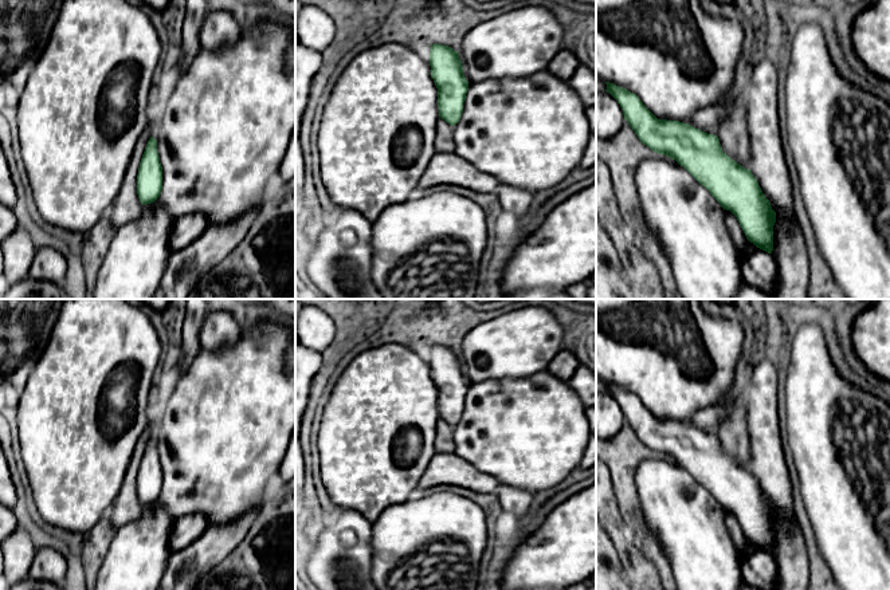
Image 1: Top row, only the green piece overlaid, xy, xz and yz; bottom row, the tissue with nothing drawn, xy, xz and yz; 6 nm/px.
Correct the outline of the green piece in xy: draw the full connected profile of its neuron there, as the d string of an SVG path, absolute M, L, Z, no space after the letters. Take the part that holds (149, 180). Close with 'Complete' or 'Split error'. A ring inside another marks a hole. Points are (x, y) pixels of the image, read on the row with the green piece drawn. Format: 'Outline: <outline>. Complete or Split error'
Outline: M150 137L142 154L137 174L137 194L142 205L154 202L162 190L162 166L157 141Z. Complete

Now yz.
Outline: M609 82L605 84L640 142L683 166L737 217L750 243L772 253L776 212L750 169L724 153L717 135L679 121L658 119L636 94Z. Complete

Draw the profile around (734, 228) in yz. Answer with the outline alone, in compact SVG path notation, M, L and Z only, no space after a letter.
M725 209L725 221L730 232L730 237L734 240L736 245L741 249L746 248L748 239L737 220L737 217Z

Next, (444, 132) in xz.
M439 118L436 123L436 137L435 137L436 152L454 153L454 126L447 123L444 119Z

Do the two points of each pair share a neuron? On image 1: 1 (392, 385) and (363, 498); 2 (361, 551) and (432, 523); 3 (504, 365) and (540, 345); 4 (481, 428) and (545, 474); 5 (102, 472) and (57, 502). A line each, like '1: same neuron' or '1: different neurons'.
1: same neuron
2: different neurons
3: same neuron
4: same neuron
5: same neuron

